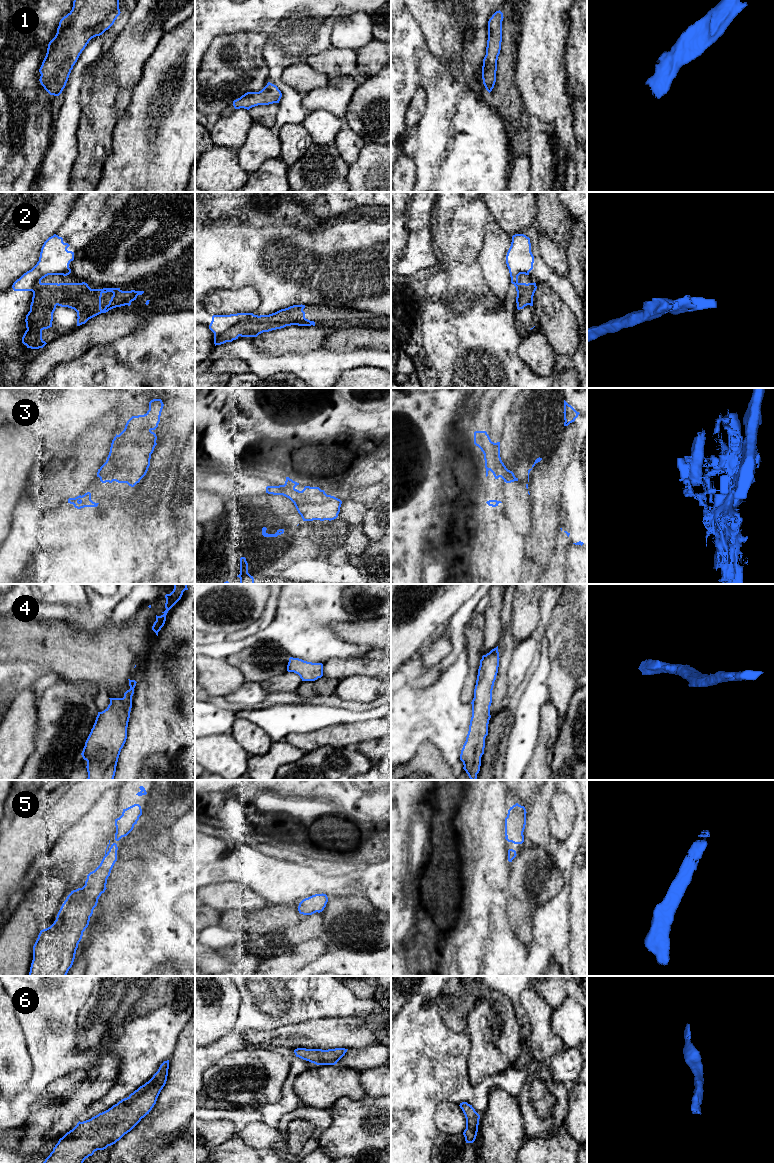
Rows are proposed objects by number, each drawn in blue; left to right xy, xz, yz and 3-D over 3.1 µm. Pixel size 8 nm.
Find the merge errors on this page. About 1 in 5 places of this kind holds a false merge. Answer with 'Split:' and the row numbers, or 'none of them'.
Split: 3

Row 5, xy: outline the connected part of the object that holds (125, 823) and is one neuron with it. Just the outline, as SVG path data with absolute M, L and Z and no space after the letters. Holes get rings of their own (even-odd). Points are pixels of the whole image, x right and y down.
M134 804L123 809L122 815L115 819L115 840L119 841L122 837L127 836L133 830L134 825L137 824L141 815L142 809L139 804Z

